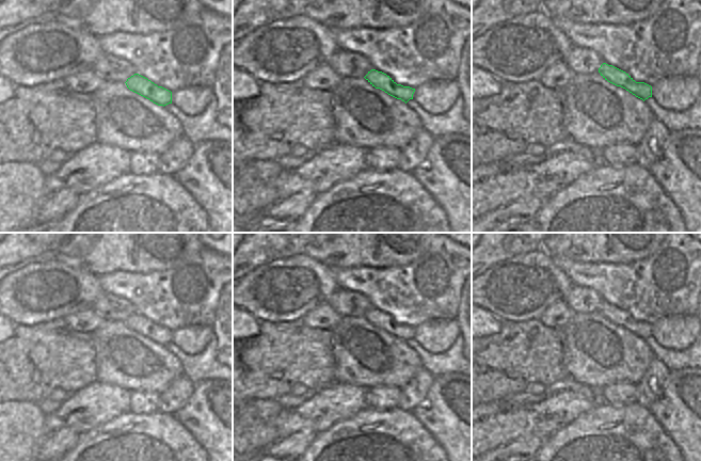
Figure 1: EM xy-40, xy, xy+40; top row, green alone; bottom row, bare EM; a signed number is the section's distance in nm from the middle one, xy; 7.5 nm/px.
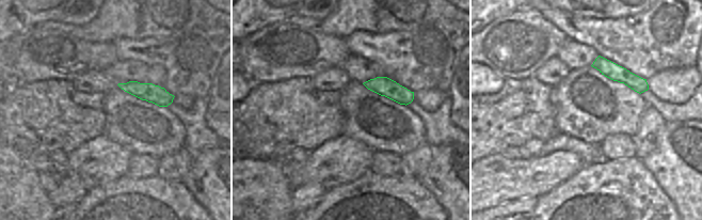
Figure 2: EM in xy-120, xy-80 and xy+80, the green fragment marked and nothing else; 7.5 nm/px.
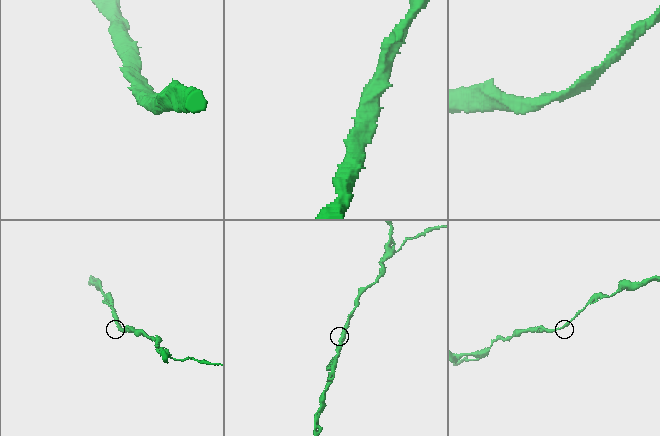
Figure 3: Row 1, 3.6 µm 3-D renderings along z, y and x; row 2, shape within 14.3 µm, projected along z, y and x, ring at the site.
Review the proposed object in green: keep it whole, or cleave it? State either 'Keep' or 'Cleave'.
Keep.

